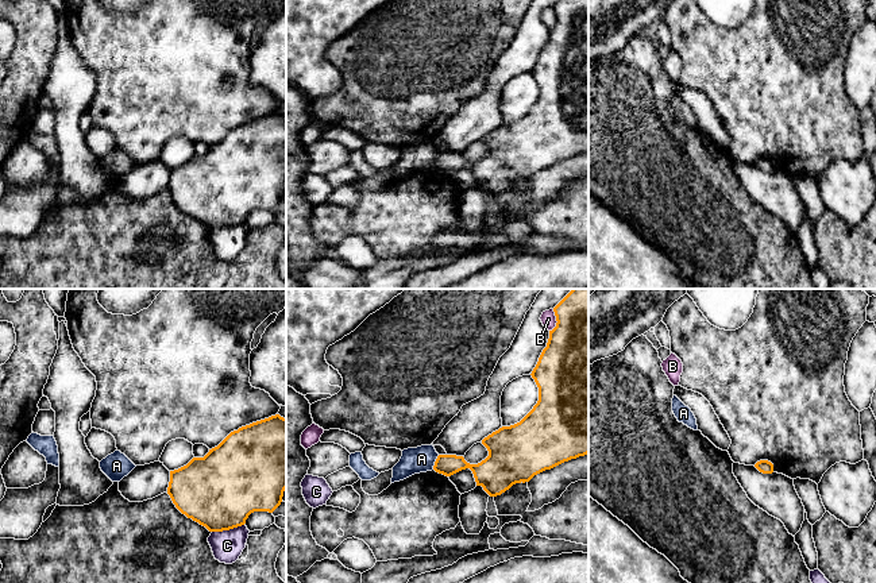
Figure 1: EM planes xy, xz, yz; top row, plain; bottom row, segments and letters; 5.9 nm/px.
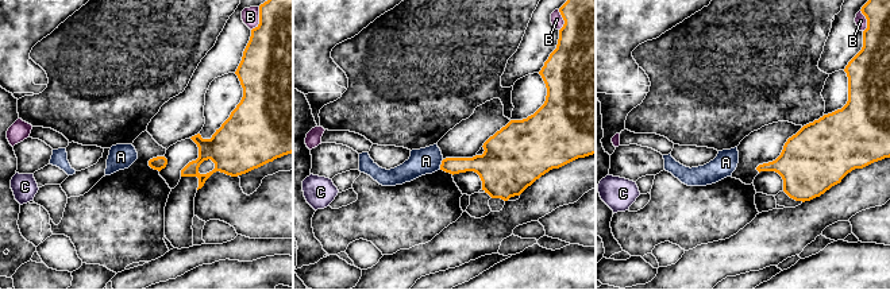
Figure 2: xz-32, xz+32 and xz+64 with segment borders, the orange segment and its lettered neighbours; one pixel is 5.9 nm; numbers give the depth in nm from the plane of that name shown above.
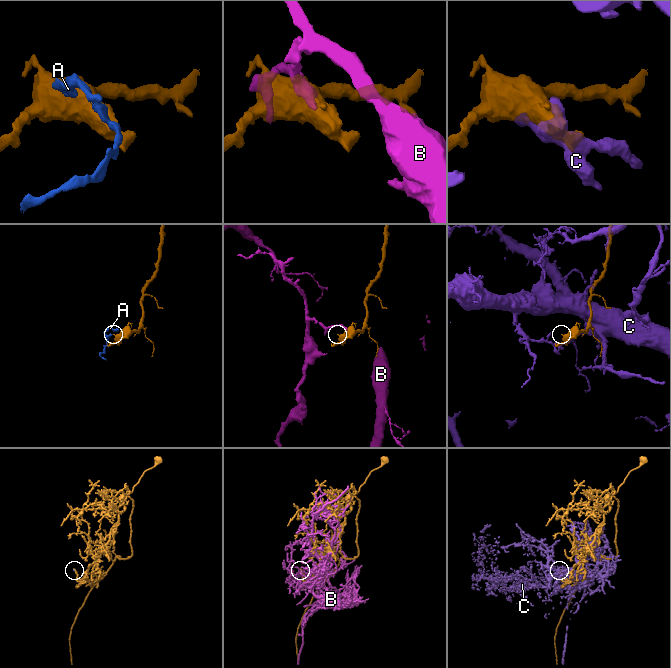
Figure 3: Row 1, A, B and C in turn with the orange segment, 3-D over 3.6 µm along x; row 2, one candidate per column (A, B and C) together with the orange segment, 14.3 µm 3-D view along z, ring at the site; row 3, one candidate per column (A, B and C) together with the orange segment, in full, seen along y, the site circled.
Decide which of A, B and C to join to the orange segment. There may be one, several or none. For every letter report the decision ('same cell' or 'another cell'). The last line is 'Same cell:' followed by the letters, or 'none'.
A: another cell
B: another cell
C: another cell
Same cell: none

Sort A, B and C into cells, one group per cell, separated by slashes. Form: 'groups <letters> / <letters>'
groups A / B / C

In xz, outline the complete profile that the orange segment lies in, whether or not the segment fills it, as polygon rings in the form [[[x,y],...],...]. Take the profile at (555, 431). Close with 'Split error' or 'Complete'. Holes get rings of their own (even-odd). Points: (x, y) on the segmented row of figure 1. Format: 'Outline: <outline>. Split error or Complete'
Outline: [[[572,289],[555,308],[556,327],[549,331],[532,378],[539,387],[539,401],[517,424],[502,426],[482,440],[489,456],[470,464],[463,456],[439,455],[433,470],[451,476],[470,468],[476,486],[497,497],[516,483],[529,482],[535,475],[564,462],[588,453],[588,289]]]. Complete

